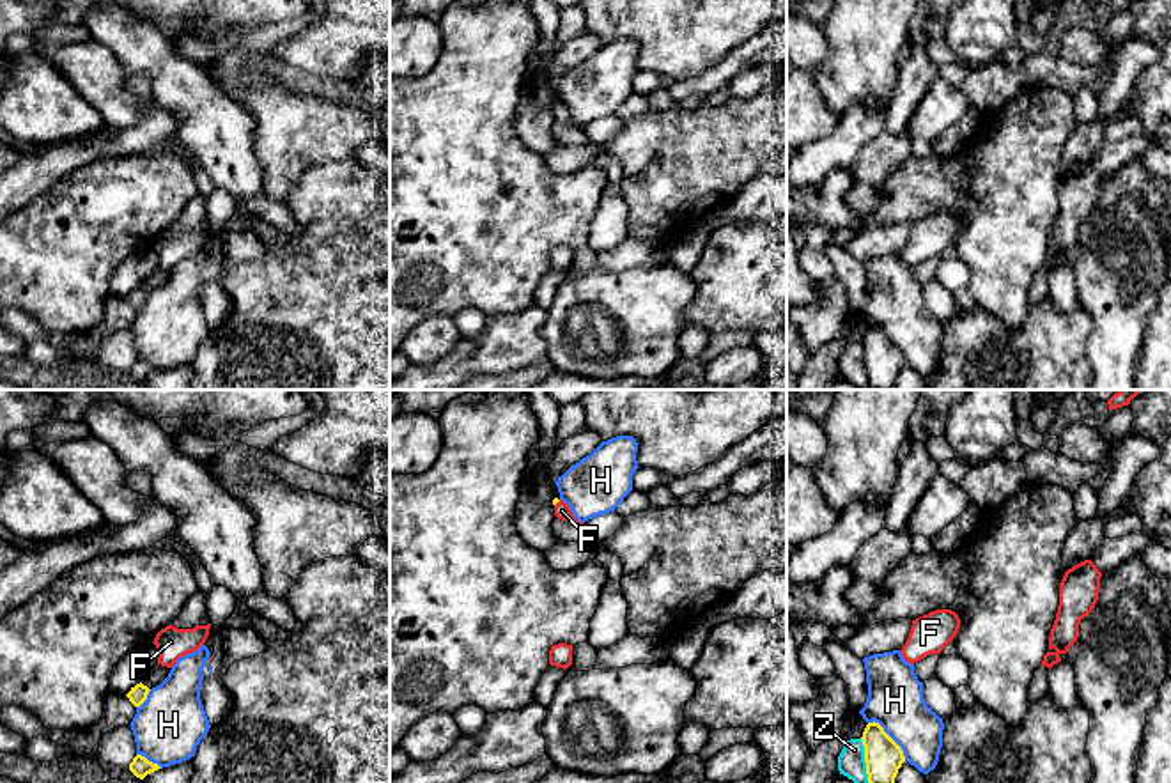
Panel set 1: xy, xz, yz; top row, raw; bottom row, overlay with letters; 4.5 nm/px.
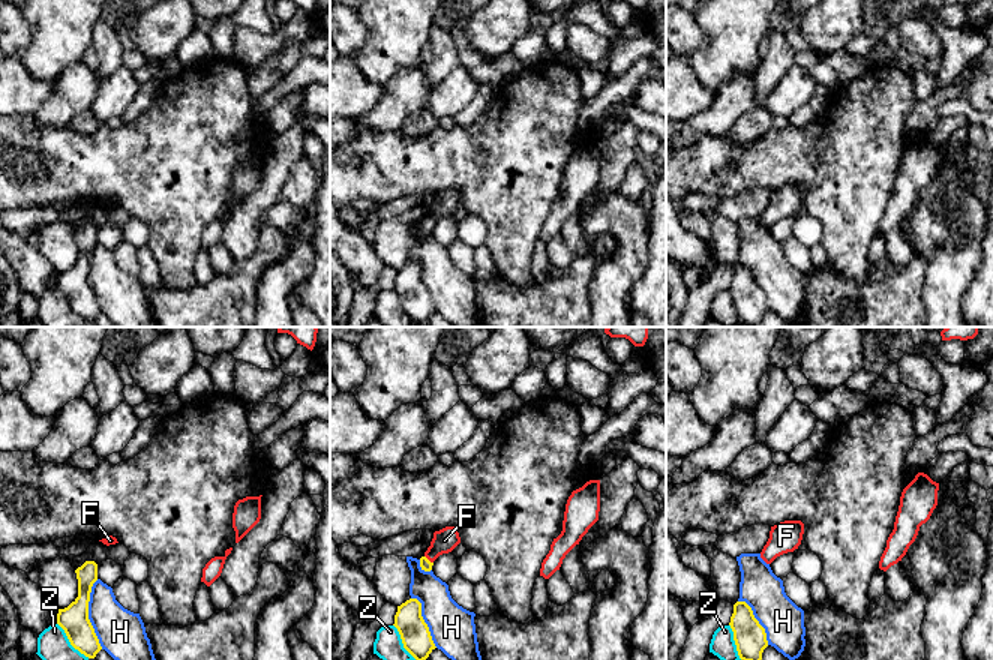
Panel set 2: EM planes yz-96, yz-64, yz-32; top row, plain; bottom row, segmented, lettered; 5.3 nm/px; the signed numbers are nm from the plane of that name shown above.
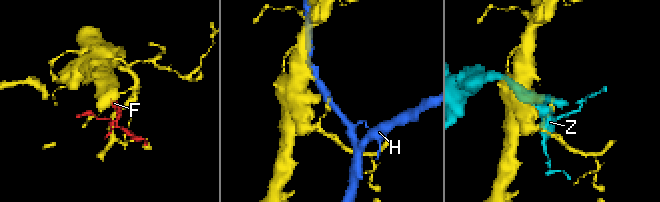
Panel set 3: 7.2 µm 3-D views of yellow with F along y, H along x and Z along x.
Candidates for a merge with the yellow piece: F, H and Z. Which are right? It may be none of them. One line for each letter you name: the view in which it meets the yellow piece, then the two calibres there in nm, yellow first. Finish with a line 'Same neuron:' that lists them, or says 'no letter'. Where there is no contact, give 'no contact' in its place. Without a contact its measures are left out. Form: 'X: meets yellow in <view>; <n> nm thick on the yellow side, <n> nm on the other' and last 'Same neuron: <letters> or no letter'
F: meets yellow in xz; 20 nm thick on the yellow side, 70 nm on the other
Same neuron: F

